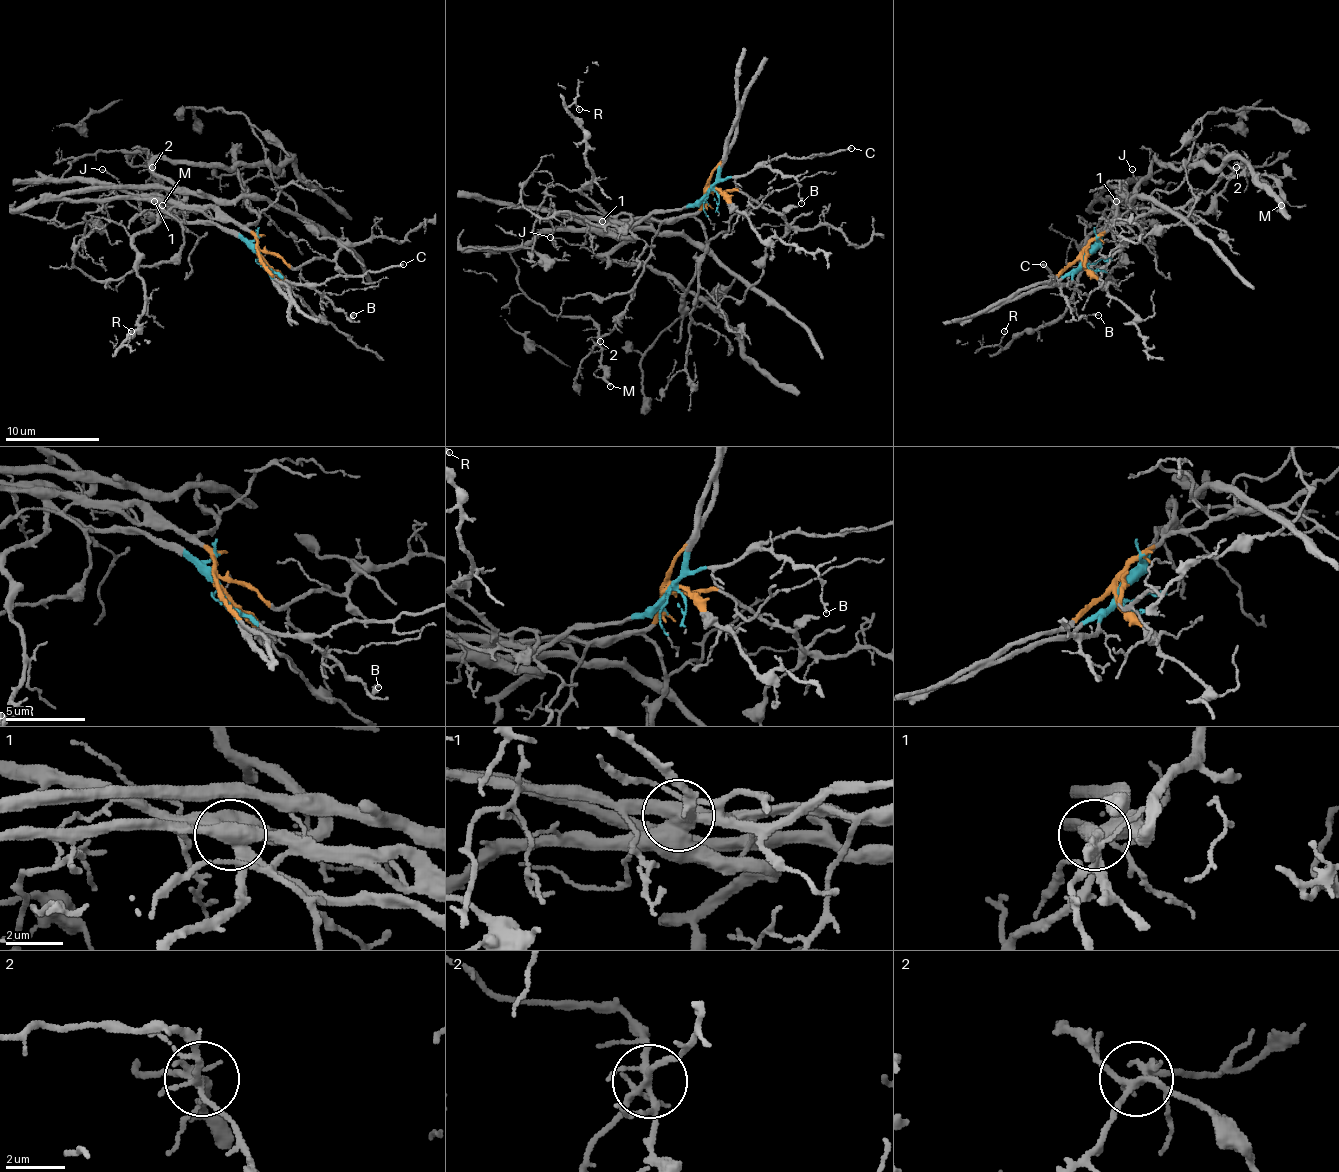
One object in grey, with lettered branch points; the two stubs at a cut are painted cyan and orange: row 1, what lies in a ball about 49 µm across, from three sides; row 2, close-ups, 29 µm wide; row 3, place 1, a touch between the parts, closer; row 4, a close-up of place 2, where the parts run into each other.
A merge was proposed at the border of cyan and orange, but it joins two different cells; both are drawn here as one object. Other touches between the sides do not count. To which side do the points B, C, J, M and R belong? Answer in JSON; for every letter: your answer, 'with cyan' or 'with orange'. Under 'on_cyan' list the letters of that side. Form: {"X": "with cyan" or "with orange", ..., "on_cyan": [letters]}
{"B": "with cyan", "C": "with cyan", "J": "with orange", "M": "with cyan", "R": "with cyan", "on_cyan": ["B", "C", "M", "R"]}

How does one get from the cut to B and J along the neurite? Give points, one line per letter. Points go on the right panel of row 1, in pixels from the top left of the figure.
B: (1082, 255), (1061, 293), (1075, 319), (1099, 314)
J: (1082, 255), (1092, 241), (1113, 222), (1116, 198), (1127, 203), (1139, 189), (1132, 170)

